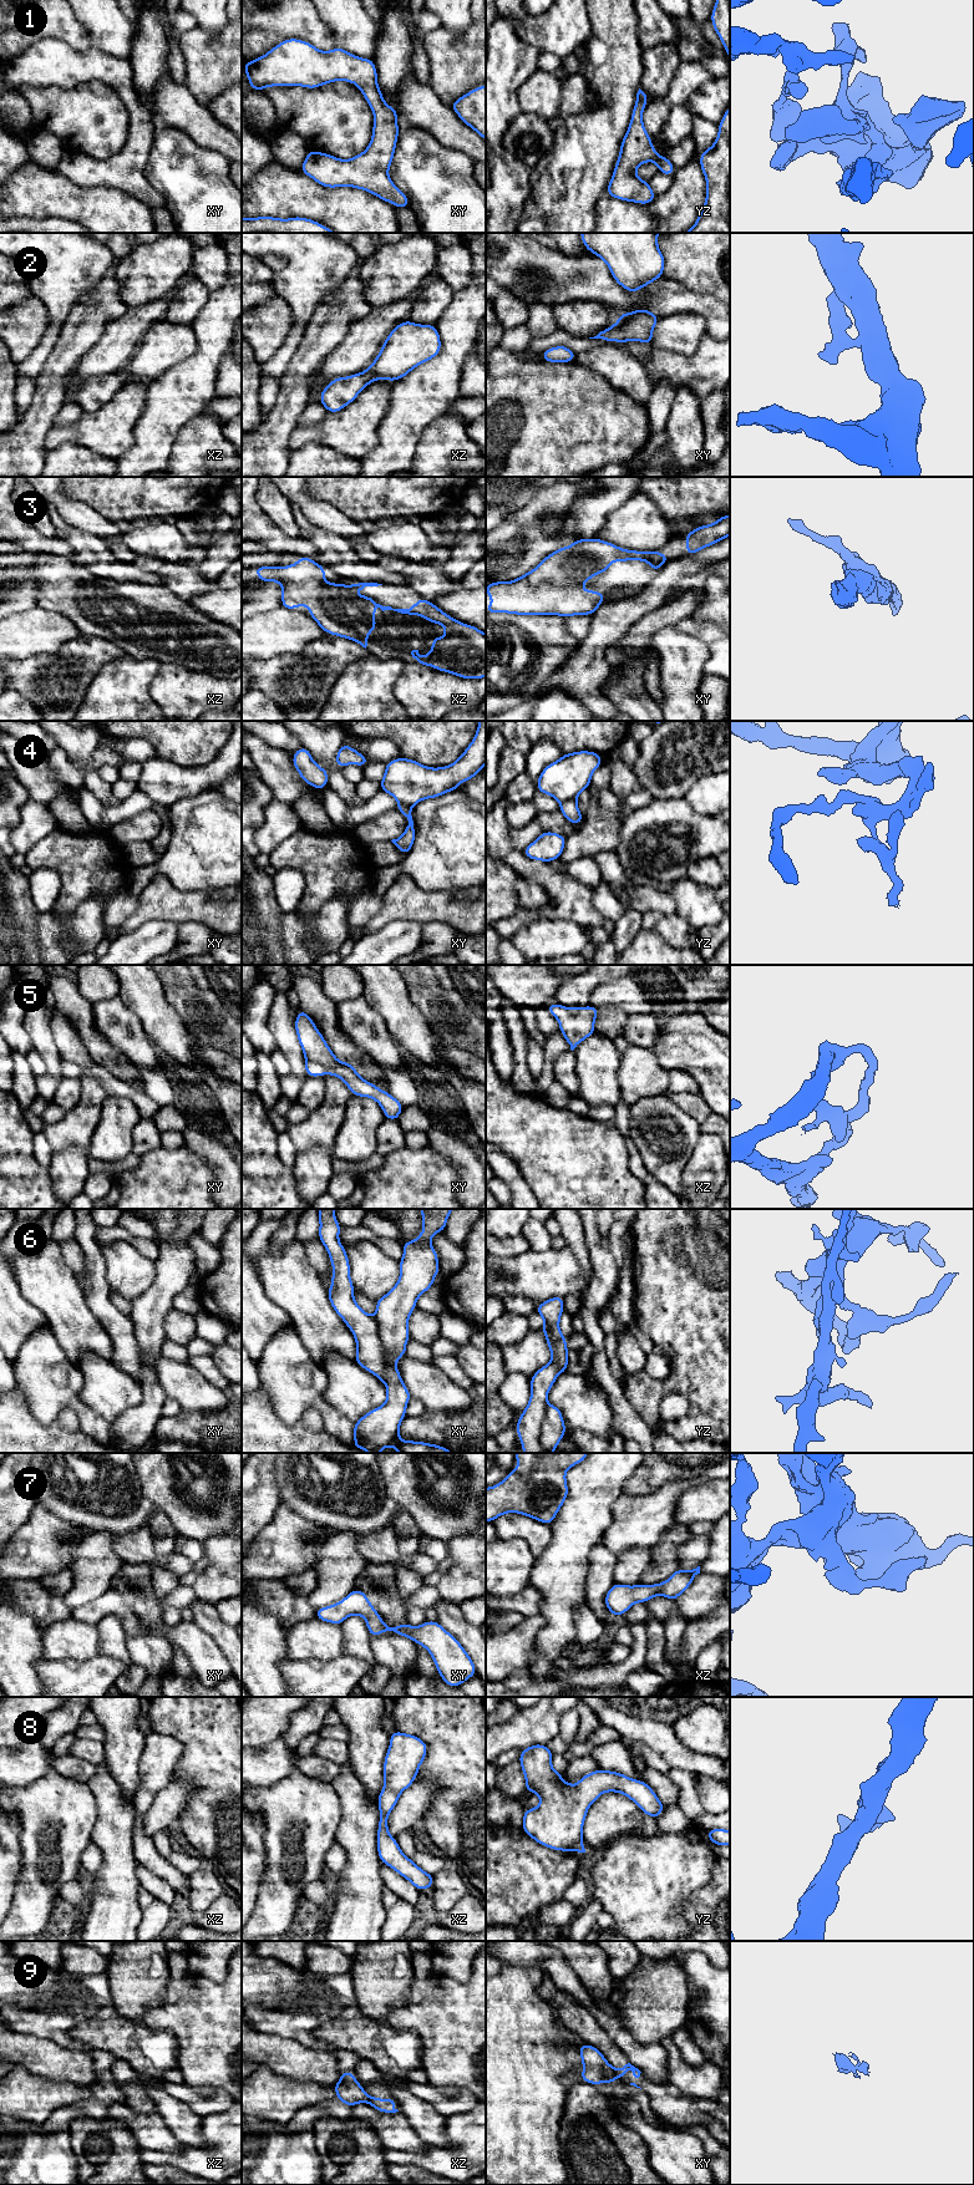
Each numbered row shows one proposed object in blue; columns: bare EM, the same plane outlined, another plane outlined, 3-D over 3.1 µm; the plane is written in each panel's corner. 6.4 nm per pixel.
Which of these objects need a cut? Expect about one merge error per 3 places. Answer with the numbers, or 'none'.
4, 6, 9

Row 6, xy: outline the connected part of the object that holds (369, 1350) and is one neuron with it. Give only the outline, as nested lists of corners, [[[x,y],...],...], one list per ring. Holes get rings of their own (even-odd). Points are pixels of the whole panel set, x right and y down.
[[[319,1209],[318,1213],[320,1223],[318,1238],[324,1244],[333,1266],[331,1287],[326,1289],[329,1301],[355,1337],[355,1362],[386,1384],[379,1326],[376,1318],[366,1313],[355,1301],[350,1262],[339,1240],[341,1226],[335,1218],[335,1209]]]

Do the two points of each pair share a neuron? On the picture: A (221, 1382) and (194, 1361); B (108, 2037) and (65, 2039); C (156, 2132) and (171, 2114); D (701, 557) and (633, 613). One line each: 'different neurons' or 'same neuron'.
A: same neuron
B: different neurons
C: different neurons
D: same neuron

